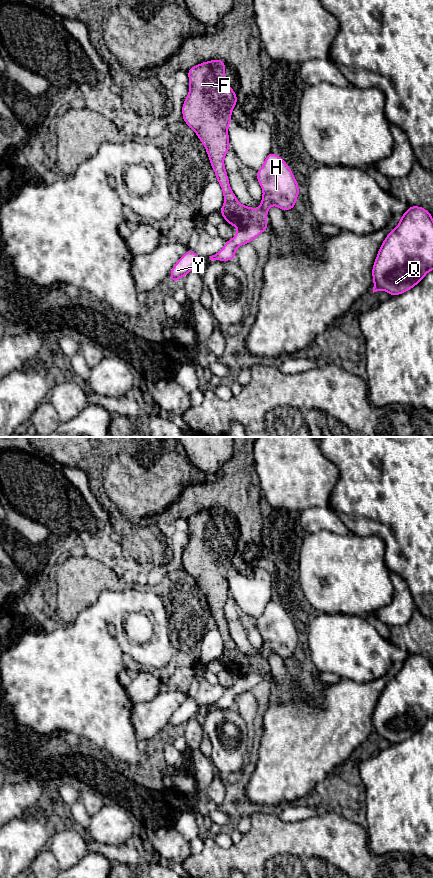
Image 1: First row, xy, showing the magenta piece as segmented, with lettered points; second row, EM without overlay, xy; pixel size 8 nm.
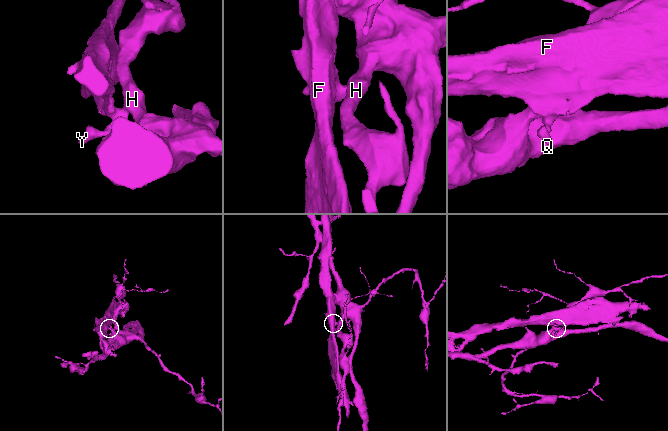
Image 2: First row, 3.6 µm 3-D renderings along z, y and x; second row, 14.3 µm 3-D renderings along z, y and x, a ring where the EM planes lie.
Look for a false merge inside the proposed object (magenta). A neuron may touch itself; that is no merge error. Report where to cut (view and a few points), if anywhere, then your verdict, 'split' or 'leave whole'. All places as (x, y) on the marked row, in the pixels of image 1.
cut xy (261, 209), (262, 220), (260, 222), (242, 226), (238, 229); split

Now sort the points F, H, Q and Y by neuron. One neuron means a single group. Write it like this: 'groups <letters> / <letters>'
groups F / H Q Y

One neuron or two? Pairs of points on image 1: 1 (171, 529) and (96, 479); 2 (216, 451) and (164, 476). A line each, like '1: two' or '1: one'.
1: two
2: two

